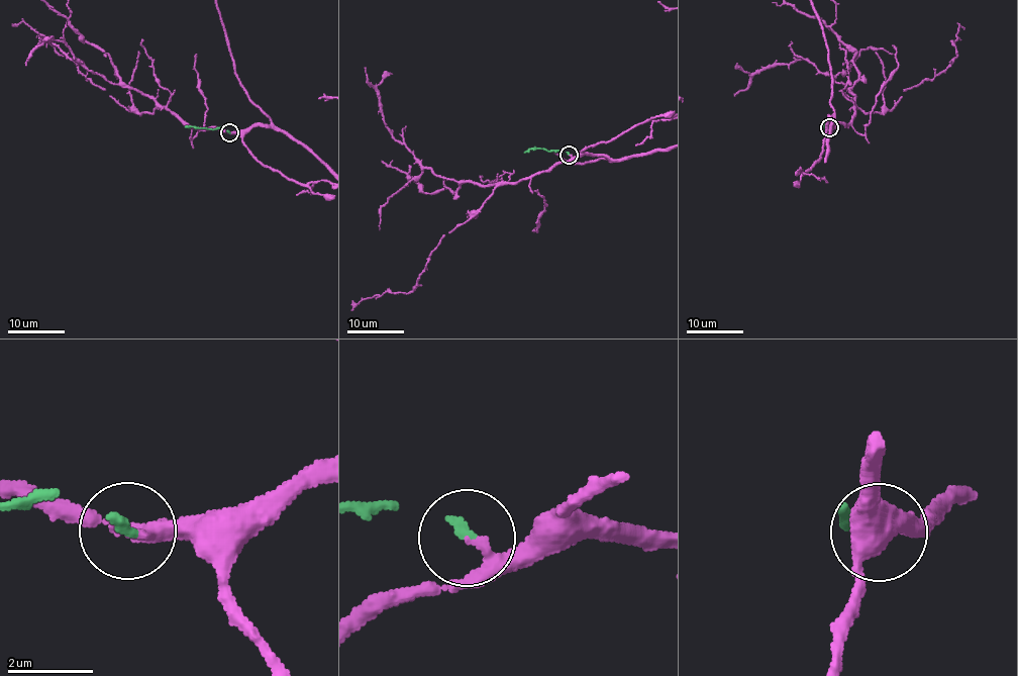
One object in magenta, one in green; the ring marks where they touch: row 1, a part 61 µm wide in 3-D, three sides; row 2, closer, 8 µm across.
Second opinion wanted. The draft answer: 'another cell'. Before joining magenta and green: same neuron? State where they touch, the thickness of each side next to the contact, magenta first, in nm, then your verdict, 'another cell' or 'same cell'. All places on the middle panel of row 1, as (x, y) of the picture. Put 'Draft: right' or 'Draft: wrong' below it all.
place (569, 155); calibres 180 and 220 nm; same cell
Draft: wrong

